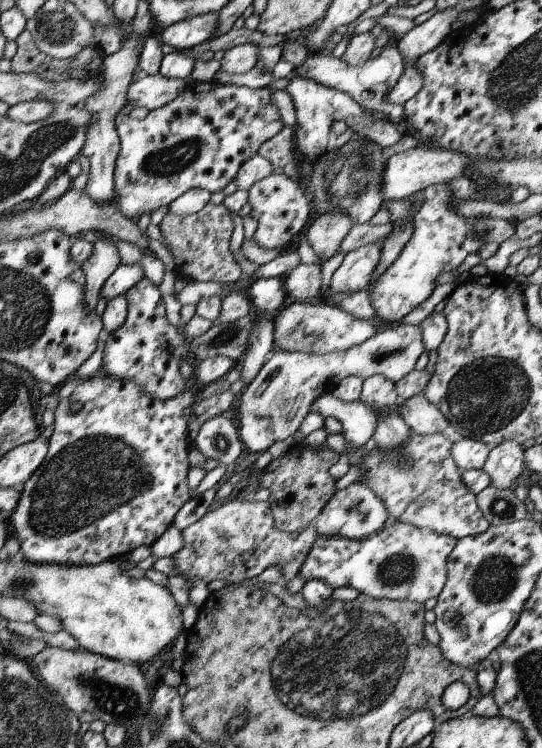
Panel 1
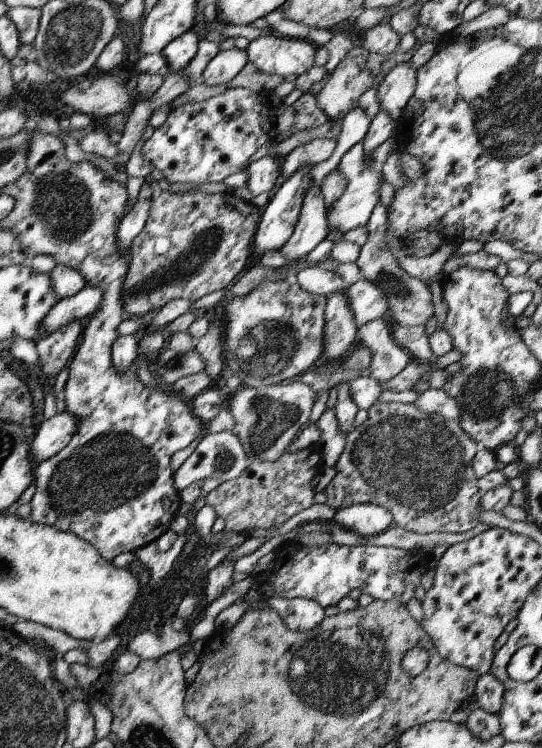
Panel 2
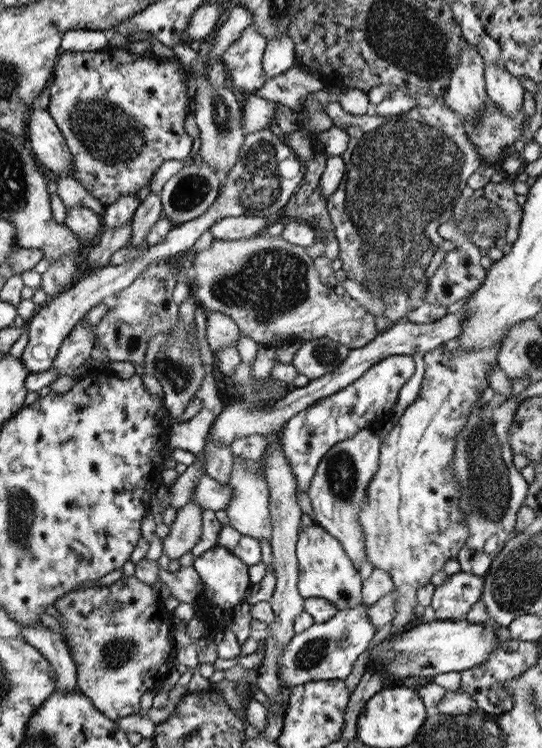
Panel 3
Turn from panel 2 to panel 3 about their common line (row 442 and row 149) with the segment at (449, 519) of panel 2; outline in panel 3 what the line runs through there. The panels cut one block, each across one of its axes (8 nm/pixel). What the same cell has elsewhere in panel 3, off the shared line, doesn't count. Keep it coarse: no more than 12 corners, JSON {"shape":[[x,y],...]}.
{"shape":[[441,104],[325,112],[341,270],[395,326],[481,160]]}

